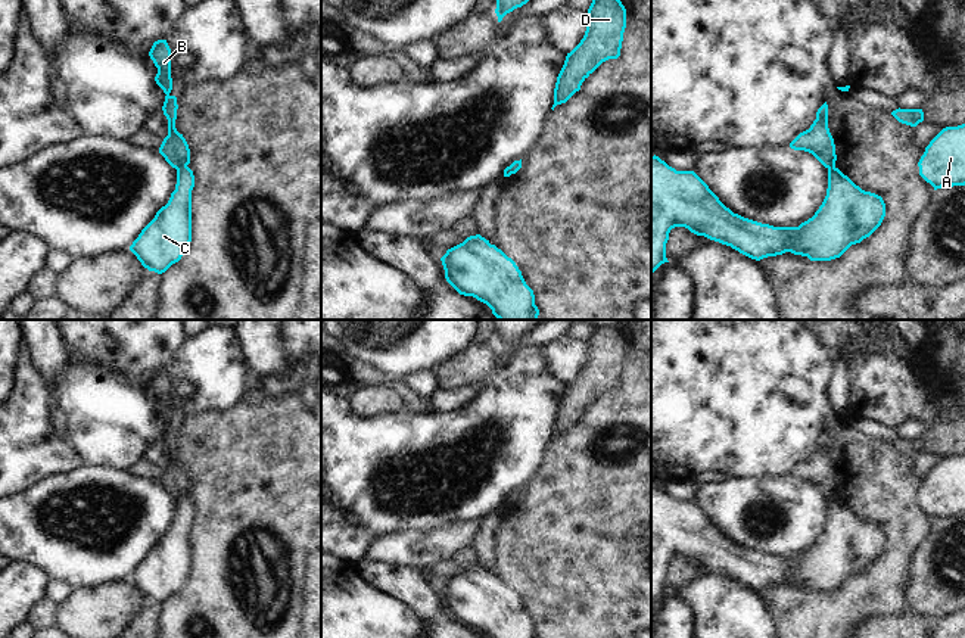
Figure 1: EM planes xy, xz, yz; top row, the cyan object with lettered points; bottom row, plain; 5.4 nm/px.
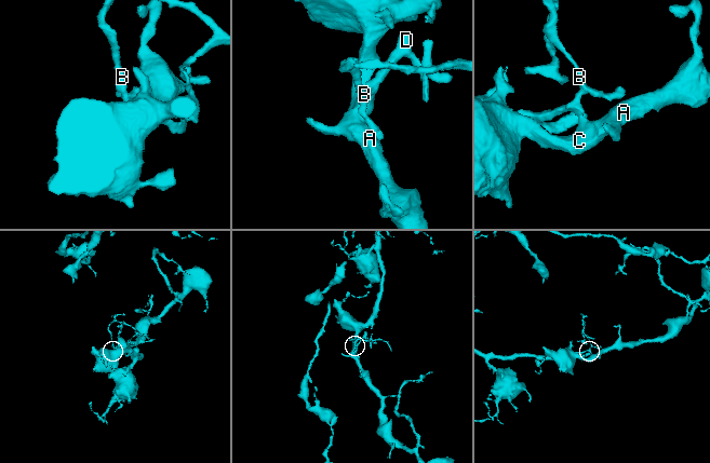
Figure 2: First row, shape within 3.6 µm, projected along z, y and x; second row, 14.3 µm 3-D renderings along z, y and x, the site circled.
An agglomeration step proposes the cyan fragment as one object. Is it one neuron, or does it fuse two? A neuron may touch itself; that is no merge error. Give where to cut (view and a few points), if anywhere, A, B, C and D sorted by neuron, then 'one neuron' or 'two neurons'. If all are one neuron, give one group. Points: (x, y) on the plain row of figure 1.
cut xy (186, 495), (177, 500); groups A C / B D; two neurons

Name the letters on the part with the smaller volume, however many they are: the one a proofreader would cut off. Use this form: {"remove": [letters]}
{"remove": ["B", "D"]}

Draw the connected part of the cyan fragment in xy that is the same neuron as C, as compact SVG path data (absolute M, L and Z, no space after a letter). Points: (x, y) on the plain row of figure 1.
M189 497L177 499L175 520L165 536L130 576L144 598L158 604L178 592L192 572L192 520L194 505Z

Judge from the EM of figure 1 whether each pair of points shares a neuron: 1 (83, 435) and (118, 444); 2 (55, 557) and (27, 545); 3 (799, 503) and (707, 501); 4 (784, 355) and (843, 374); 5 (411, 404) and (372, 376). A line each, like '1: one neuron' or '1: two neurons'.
1: one neuron
2: one neuron
3: one neuron
4: two neurons
5: one neuron

